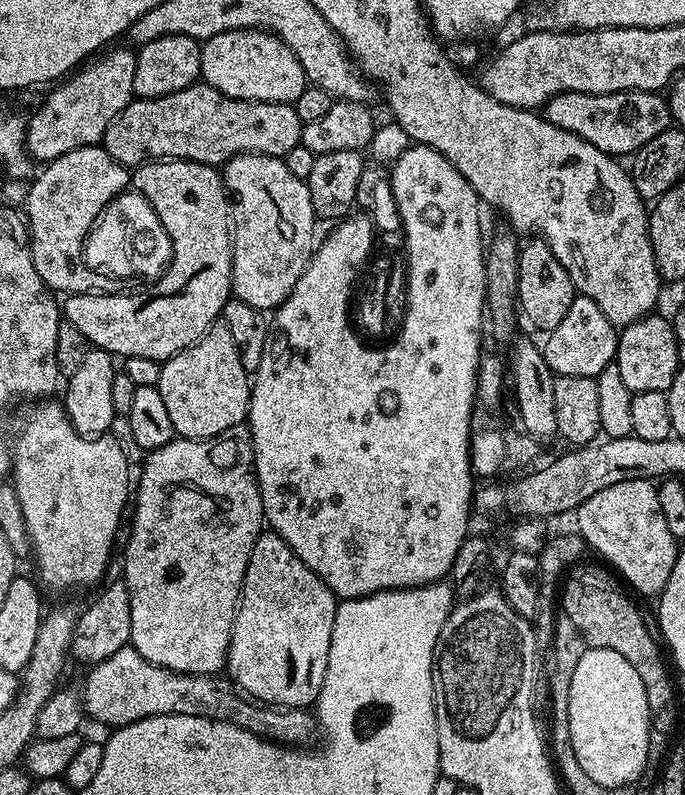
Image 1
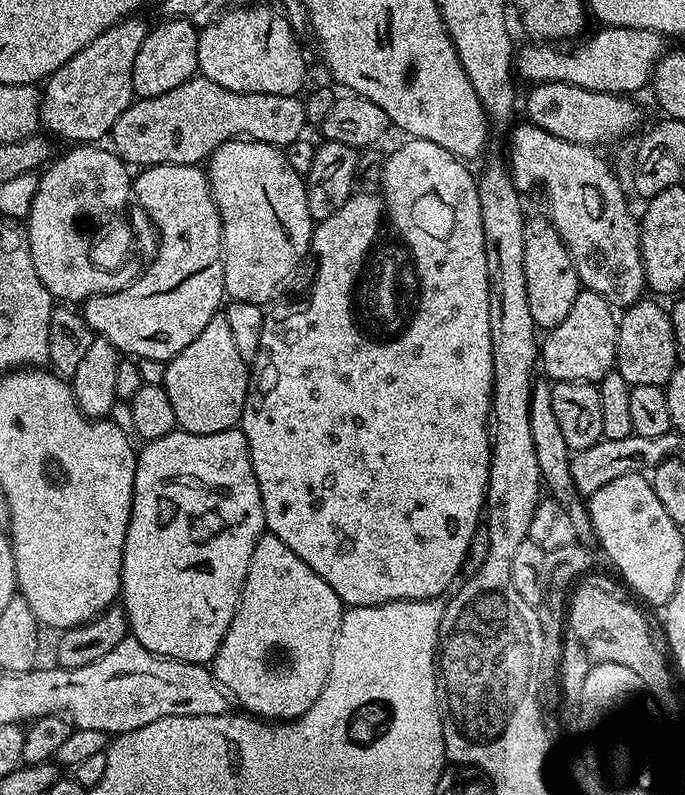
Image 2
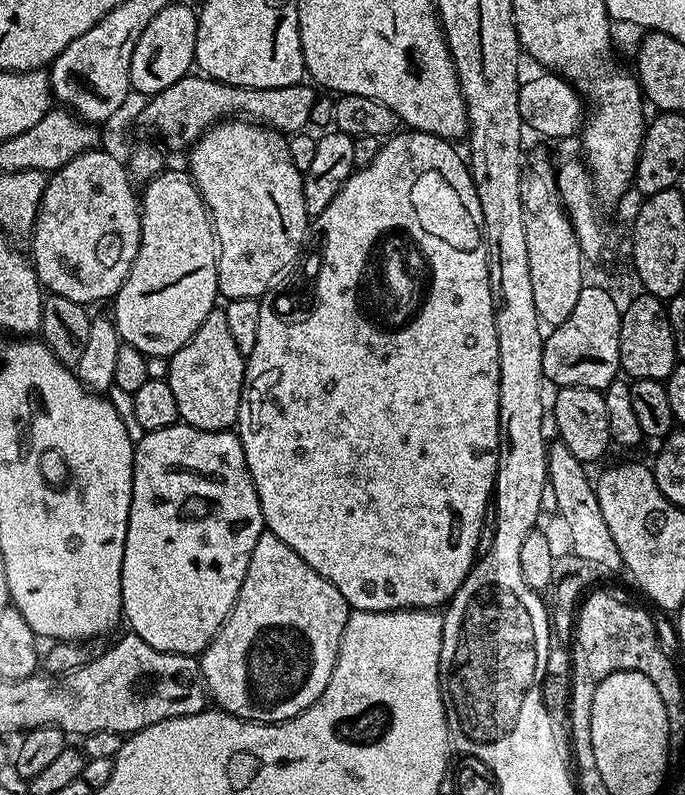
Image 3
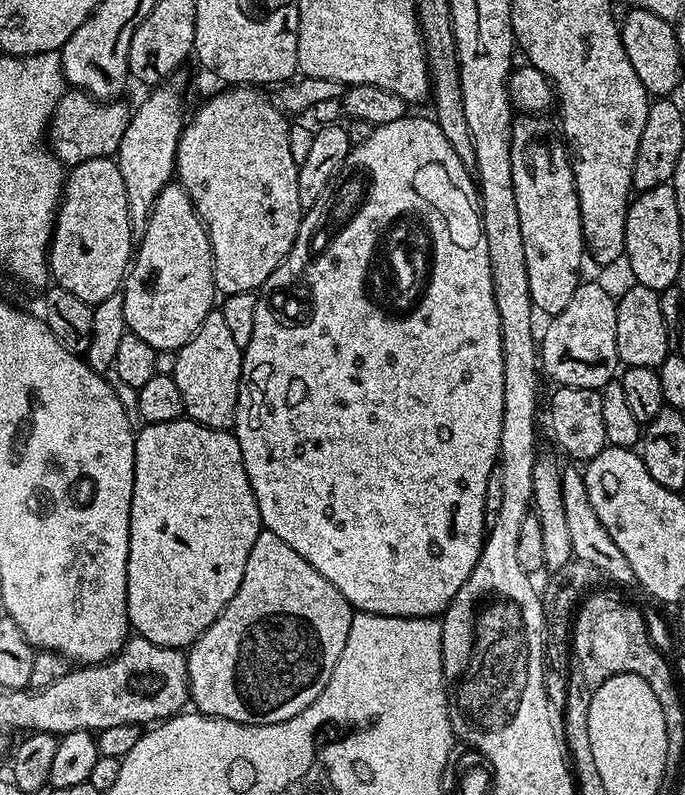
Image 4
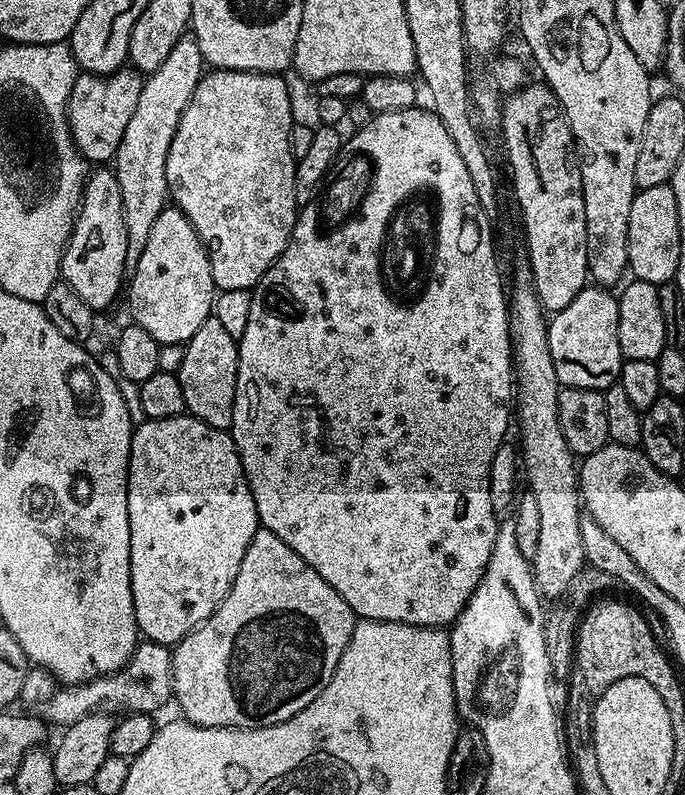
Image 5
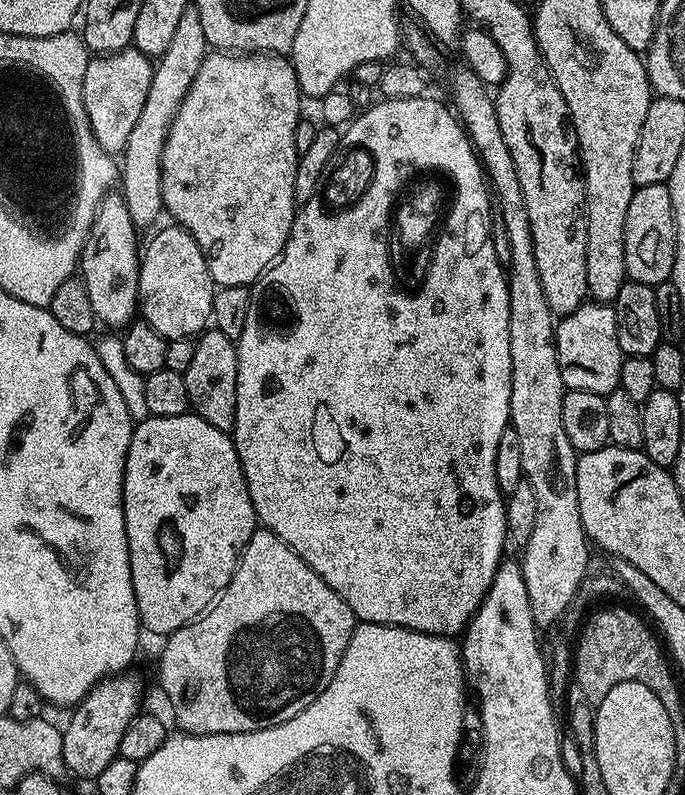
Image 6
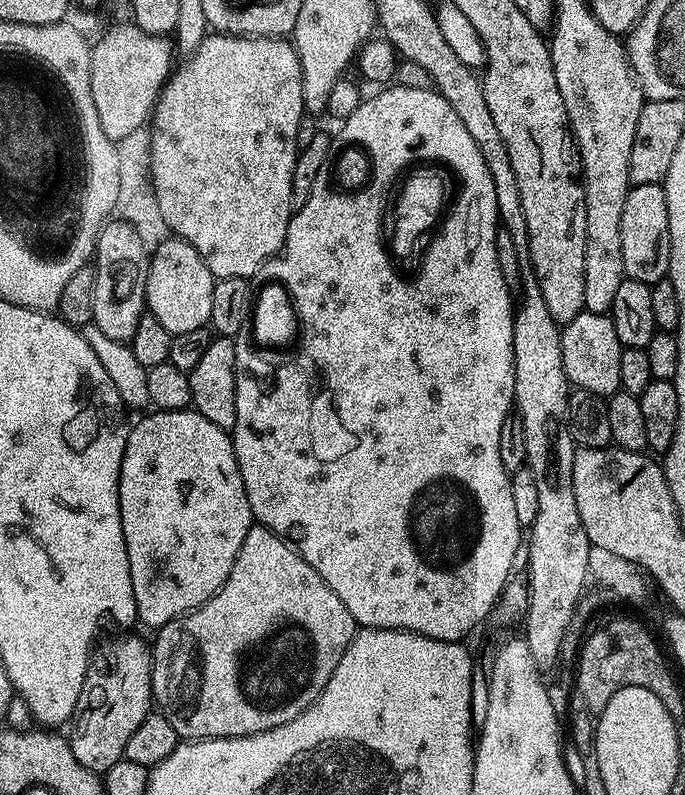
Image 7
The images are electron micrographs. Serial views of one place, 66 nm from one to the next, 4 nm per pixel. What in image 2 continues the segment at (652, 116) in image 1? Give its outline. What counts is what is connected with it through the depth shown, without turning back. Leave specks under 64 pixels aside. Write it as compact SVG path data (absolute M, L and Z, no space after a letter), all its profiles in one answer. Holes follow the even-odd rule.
M546 82L534 84L527 89L528 97L523 97L522 108L528 111L527 123L538 126L566 142L575 144L587 144L589 146L601 146L608 144L615 136L628 136L640 124L640 108L635 104L635 99L615 92L591 92L582 86L574 86L570 82Z

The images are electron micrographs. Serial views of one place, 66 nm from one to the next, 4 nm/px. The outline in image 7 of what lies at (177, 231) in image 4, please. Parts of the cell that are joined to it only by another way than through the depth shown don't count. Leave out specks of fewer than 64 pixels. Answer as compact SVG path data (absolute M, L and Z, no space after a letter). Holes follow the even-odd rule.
M169 238L151 253L144 303L150 315L158 318L173 336L186 334L186 330L198 330L209 323L213 283L214 278L198 250L185 240Z

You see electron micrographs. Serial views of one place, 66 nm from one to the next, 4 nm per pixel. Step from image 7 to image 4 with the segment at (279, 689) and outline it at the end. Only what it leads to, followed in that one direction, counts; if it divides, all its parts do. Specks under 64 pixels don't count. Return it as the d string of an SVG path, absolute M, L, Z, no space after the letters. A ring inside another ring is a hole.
M262 530L250 550L250 558L246 558L246 574L242 574L242 582L234 598L230 598L222 614L218 614L218 618L197 638L196 643L187 649L188 690L195 711L206 716L233 720L239 724L273 724L294 718L302 710L306 710L306 706L310 706L310 702L314 702L314 698L322 694L326 682L330 682L330 674L334 674L334 666L338 666L338 658L348 641L353 615L352 605L346 602L346 598L342 598L342 594L338 594L338 590L329 580L322 578L322 574L314 570L314 566L310 566L310 562L306 562L306 558L302 558L302 554L298 554L298 550L290 550L290 546L286 546L286 542L278 538L278 534Z

